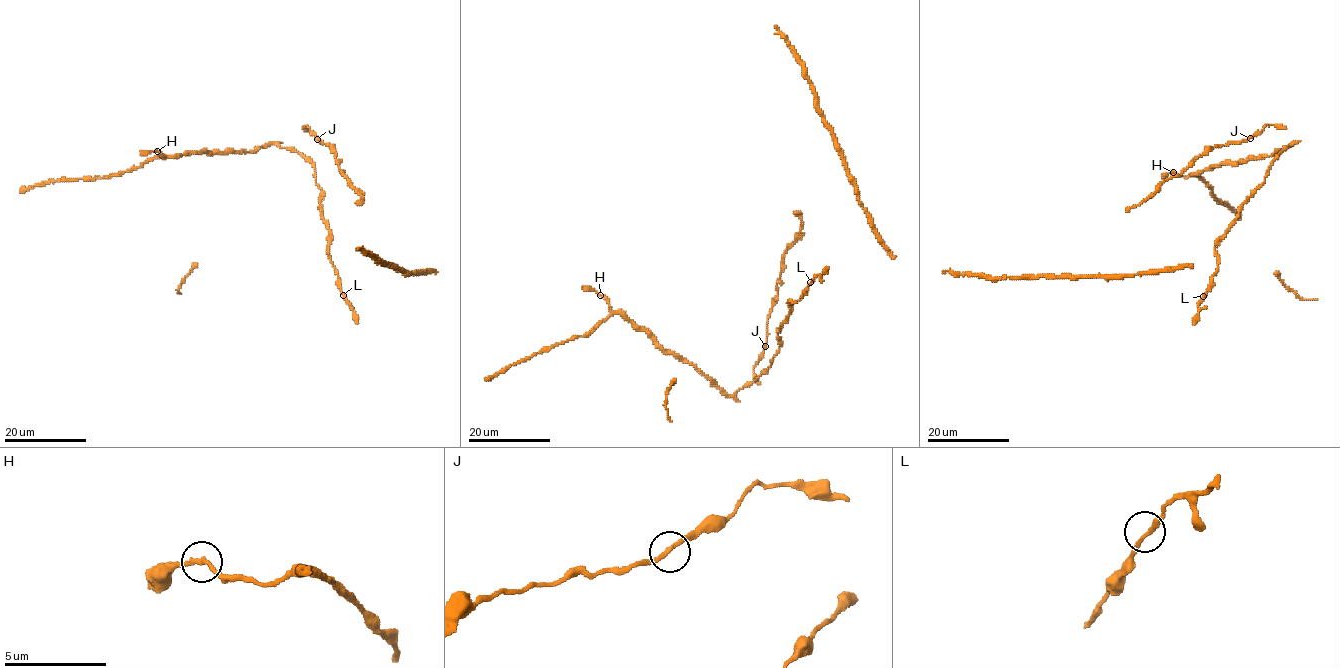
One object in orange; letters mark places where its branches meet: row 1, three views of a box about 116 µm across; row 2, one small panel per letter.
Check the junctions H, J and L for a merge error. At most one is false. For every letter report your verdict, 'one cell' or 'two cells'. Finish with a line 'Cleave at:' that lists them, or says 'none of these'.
H: one cell
J: one cell
L: one cell
Cleave at: none of these

